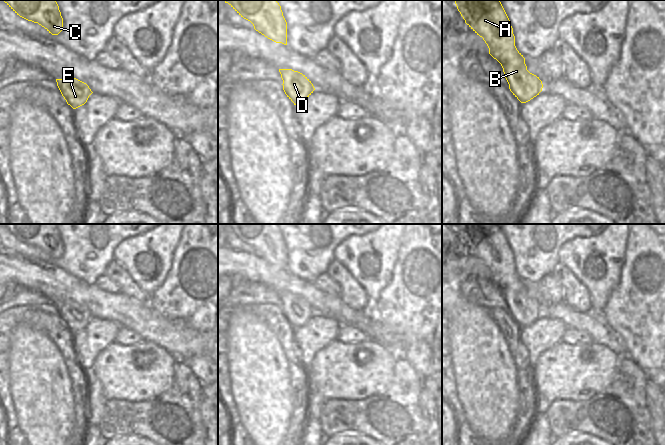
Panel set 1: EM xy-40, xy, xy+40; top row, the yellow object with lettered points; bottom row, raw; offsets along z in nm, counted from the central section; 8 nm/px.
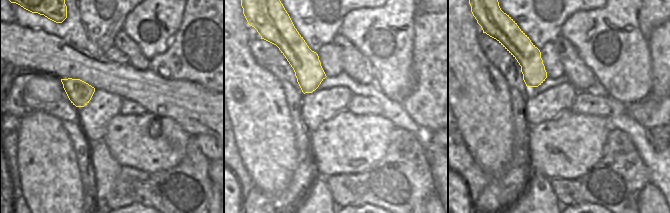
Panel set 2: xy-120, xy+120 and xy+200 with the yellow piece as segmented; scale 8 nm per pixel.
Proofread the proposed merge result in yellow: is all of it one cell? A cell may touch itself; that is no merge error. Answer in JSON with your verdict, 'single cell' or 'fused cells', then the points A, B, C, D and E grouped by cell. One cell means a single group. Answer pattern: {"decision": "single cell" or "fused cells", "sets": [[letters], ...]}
{"decision": "single cell", "sets": [["A", "B", "C", "D", "E"]]}

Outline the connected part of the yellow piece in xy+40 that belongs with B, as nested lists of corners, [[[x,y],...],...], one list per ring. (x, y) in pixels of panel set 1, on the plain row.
[[[455,224],[455,228],[465,247],[483,262],[489,272],[489,278],[501,288],[513,319],[521,327],[539,319],[543,312],[542,305],[527,294],[525,282],[515,270],[513,252],[500,224]]]

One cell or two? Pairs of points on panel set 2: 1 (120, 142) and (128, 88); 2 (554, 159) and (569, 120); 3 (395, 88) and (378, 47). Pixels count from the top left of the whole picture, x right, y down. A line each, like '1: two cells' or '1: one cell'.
1: two cells
2: one cell
3: one cell

